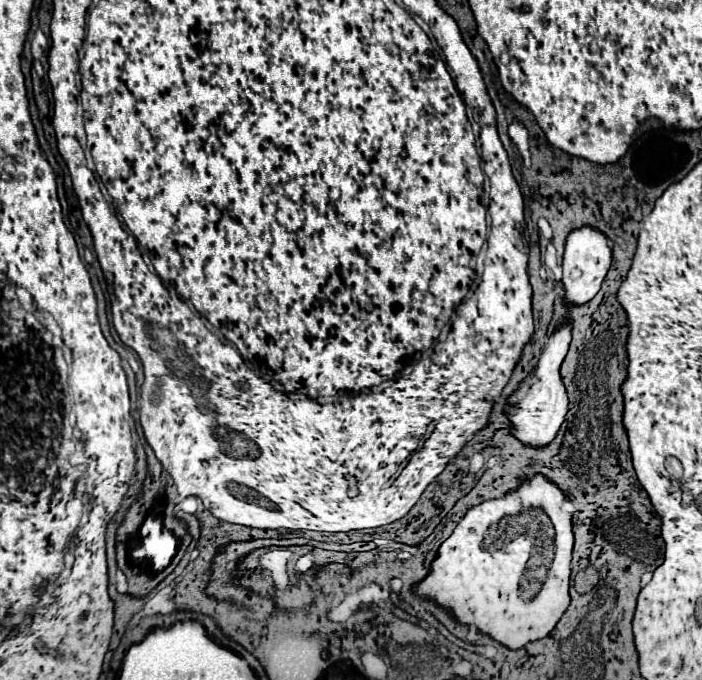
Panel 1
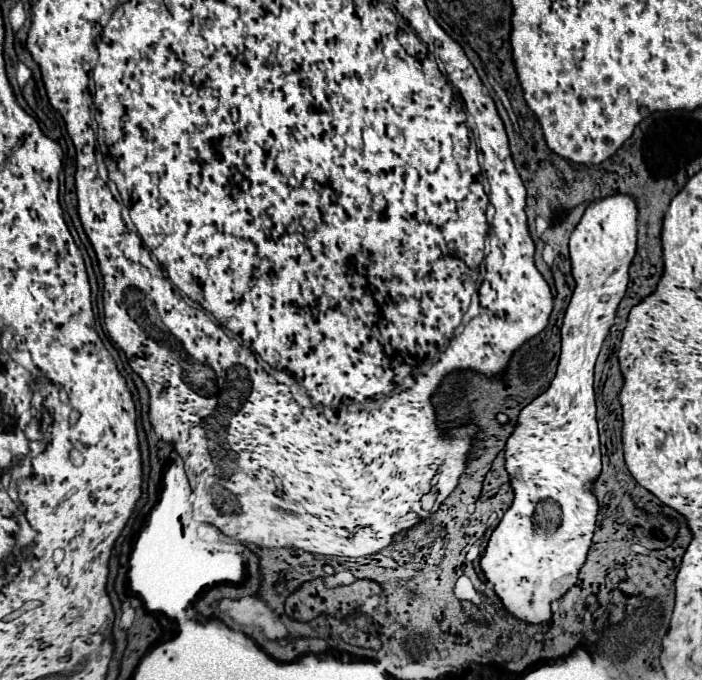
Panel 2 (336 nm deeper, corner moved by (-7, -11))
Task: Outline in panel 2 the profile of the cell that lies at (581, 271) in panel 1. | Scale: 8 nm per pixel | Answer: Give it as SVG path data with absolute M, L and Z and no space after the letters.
M616 193L586 207L570 237L570 261L576 289L564 315L562 355L556 377L548 391L522 409L518 425L506 443L506 471L514 489L514 501L494 529L480 565L504 607L514 617L528 623L544 623L550 619L550 603L560 599L576 583L578 571L592 545L598 501L592 491L586 491L586 485L592 485L602 471L594 399L594 363L610 327L614 325L618 303L626 293L628 267L636 253L636 221L638 203L632 195Z

